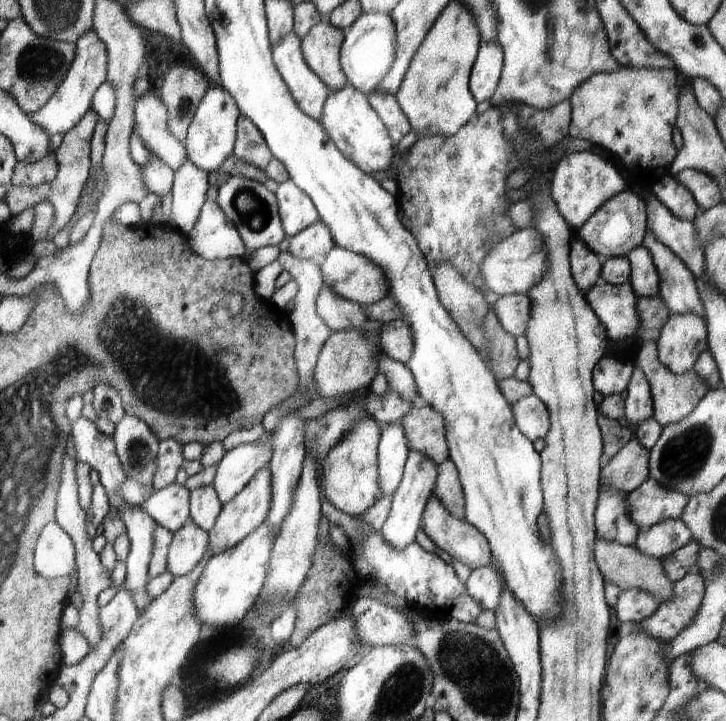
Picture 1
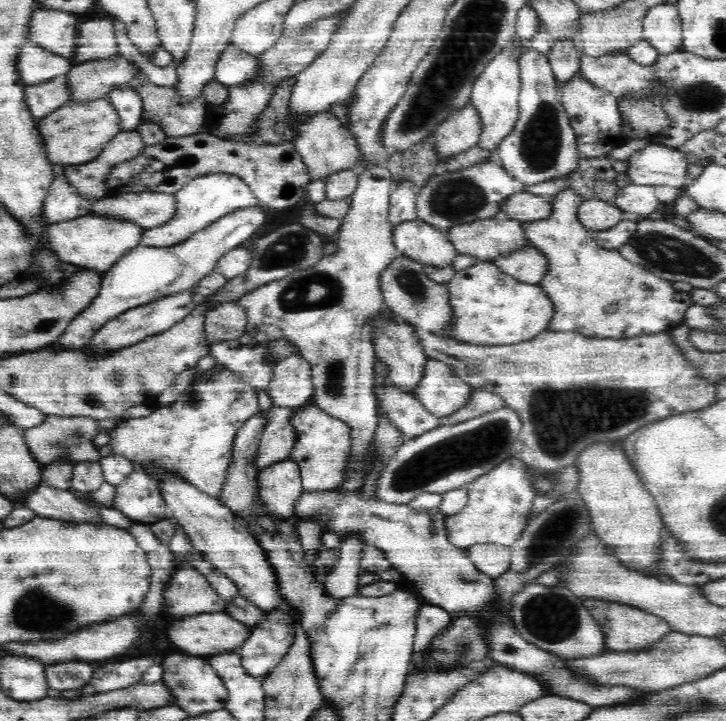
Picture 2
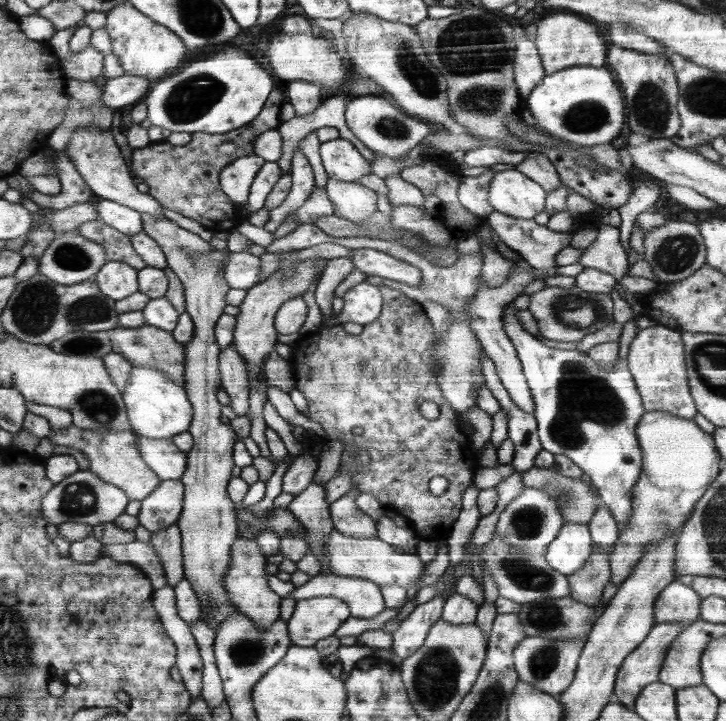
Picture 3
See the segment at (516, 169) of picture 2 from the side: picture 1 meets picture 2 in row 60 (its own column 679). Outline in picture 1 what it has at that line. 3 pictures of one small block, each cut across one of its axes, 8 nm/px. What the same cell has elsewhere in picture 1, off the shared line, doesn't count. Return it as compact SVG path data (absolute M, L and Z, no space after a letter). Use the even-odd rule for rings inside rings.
M681 518L666 519L649 529L643 530L634 547L652 558L659 559L676 553L692 538L692 531Z

